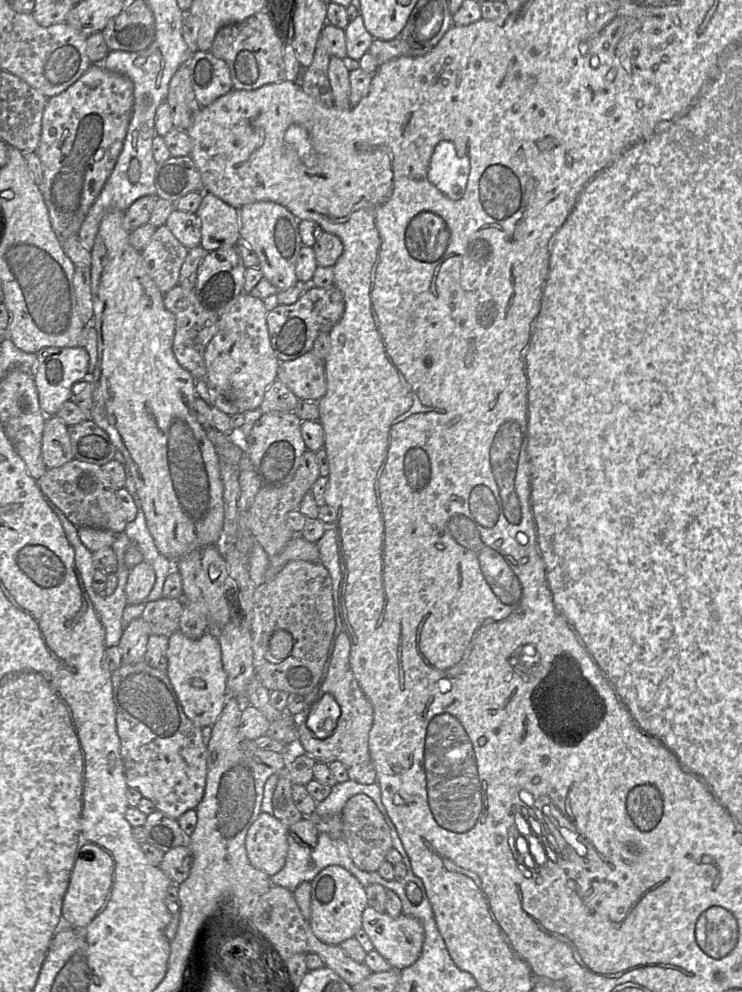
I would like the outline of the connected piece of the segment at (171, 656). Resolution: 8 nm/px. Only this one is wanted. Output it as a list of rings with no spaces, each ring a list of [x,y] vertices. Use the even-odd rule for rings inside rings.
[[[177,630],[168,637],[166,656],[166,673],[185,715],[199,728],[212,727],[230,696],[217,633],[207,631],[199,639],[191,640]]]

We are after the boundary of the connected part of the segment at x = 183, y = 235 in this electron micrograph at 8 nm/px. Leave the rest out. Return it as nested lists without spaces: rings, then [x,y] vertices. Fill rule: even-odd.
[[[174,209],[165,224],[186,248],[200,245],[202,222],[196,213]]]

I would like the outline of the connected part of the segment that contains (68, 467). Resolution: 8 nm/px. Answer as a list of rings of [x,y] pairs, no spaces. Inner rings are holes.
[[[74,458],[60,467],[47,469],[38,479],[38,486],[44,496],[77,528],[93,527],[115,533],[125,530],[127,521],[119,507],[117,489],[100,466]]]

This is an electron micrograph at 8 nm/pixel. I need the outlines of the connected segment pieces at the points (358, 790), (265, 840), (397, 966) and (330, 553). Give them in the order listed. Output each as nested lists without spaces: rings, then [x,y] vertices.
[[[349,779],[343,783],[337,783],[332,787],[329,796],[316,804],[316,815],[321,819],[331,816],[341,816],[343,807],[349,798],[357,794],[369,796],[380,810],[387,826],[394,825],[382,802],[381,790],[377,783],[360,784]]]
[[[261,812],[248,829],[245,847],[251,864],[273,876],[286,863],[287,831],[275,816]]]
[[[367,906],[362,913],[362,928],[376,950],[391,965],[392,969],[401,971],[411,966],[420,956],[424,942],[424,929],[419,920],[400,914],[391,917],[386,912],[377,912]]]
[[[327,529],[315,544],[319,550],[319,562],[327,569],[332,580],[332,597],[335,599],[337,615],[340,613],[339,591],[342,572],[336,530]]]

